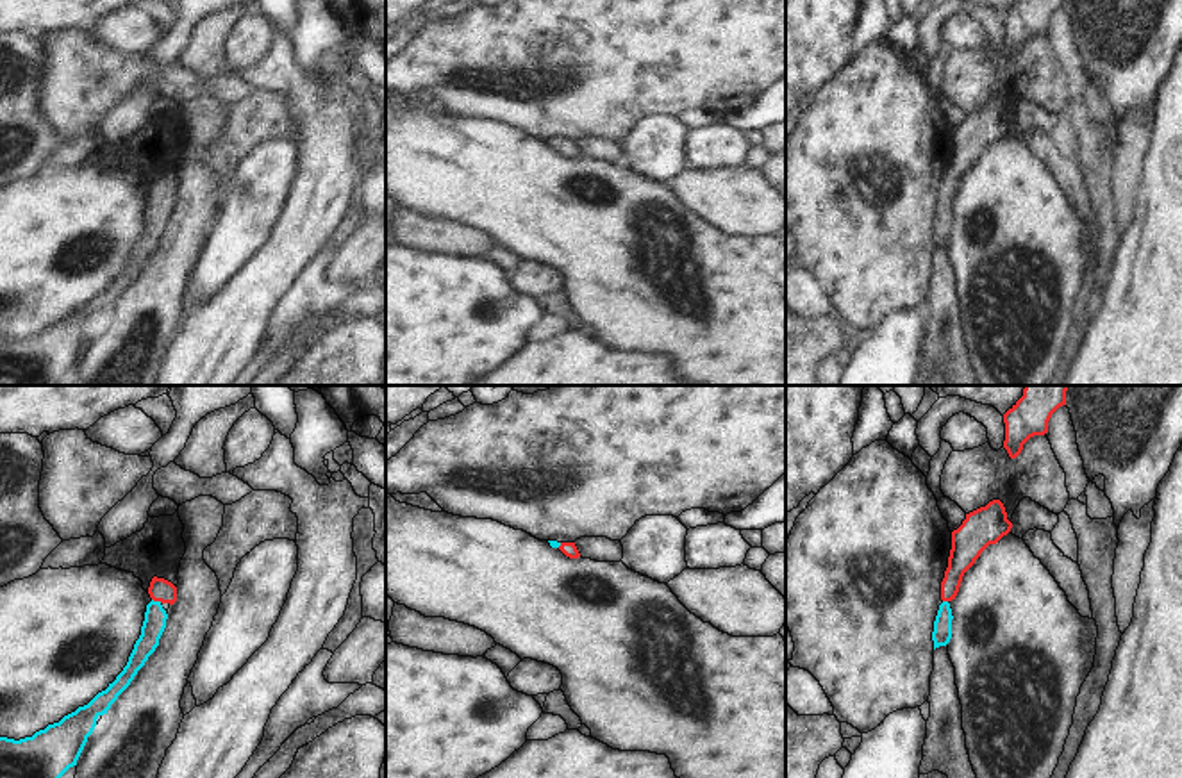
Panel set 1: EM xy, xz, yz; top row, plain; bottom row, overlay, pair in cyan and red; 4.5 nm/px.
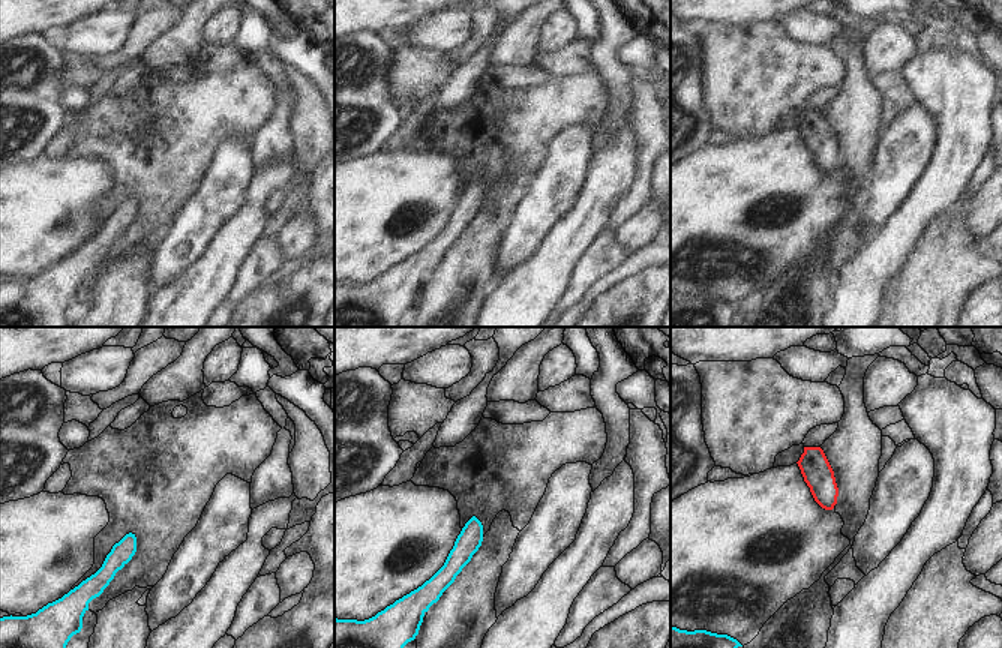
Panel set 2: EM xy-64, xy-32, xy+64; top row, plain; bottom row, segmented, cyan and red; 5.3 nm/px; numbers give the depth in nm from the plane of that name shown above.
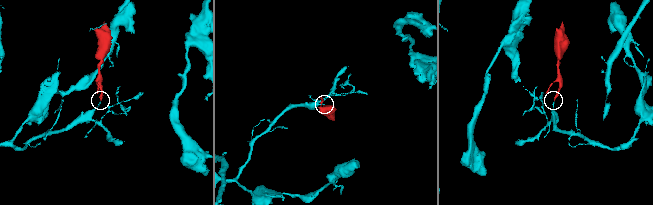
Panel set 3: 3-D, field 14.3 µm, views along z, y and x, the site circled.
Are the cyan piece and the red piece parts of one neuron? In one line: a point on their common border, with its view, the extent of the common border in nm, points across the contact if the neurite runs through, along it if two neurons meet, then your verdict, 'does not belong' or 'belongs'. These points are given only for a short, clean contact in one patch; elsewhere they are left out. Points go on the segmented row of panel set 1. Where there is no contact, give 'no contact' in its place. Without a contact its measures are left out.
xy (158, 602) | 50 nm | across xy (156, 616), (158, 602), (159, 589) | belongs

